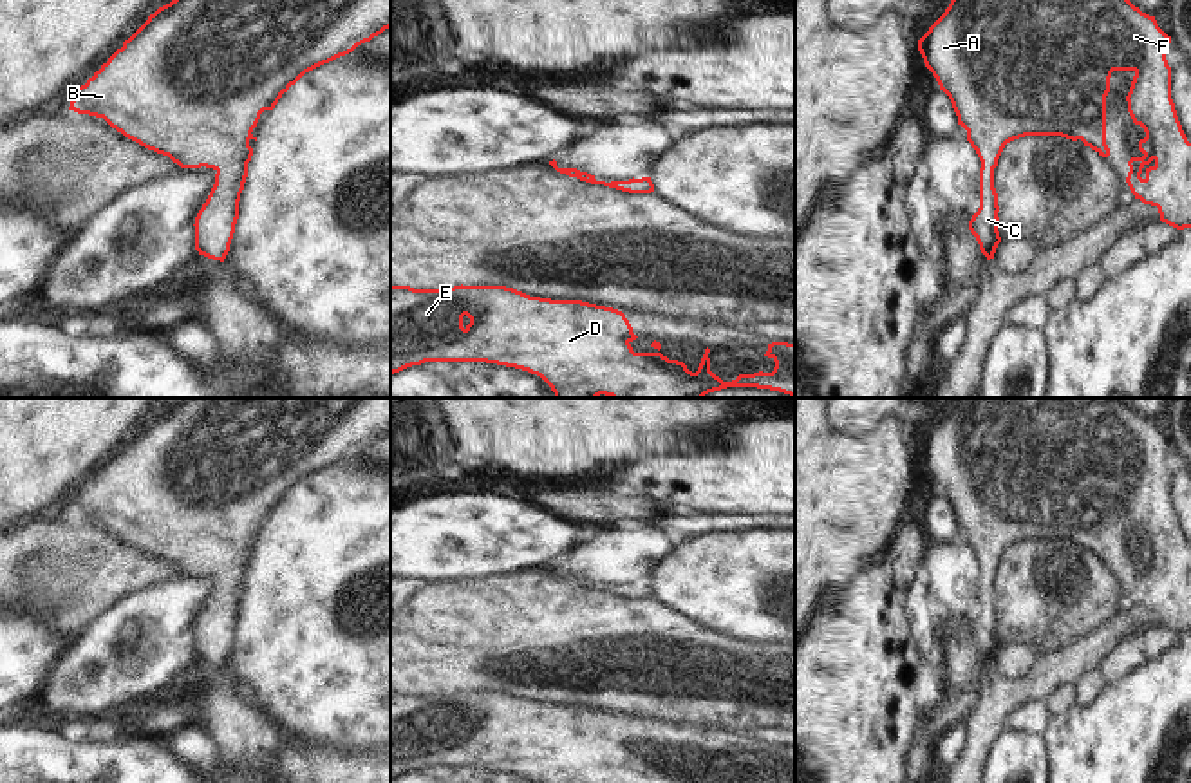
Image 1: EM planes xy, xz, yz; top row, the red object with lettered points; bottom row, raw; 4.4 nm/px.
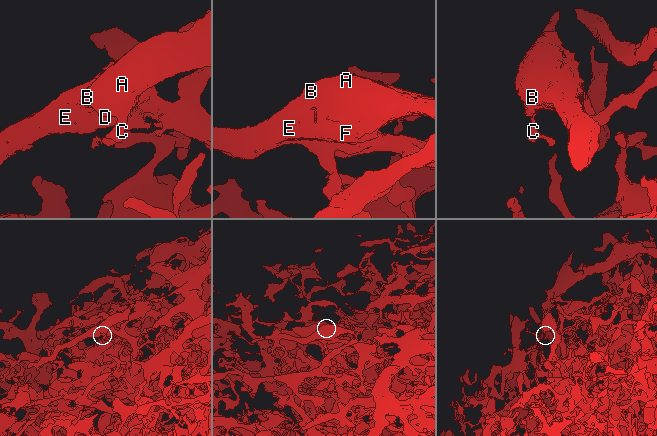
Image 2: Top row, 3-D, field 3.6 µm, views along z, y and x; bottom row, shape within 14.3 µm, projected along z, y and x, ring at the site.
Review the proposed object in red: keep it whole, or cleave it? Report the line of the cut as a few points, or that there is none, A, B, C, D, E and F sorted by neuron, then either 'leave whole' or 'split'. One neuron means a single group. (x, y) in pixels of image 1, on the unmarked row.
cut none; groups A B C D E F; leave whole

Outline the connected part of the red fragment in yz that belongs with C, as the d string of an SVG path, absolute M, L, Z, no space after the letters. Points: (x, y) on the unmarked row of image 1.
M956 398L945 418L918 445L925 472L936 483L967 535L967 546L976 555L980 573L980 613L969 626L987 665L994 664L999 642L999 611L994 593L994 573L1007 548L1025 541L1061 541L1081 544L1099 561L1108 562L1106 501L1113 476L1133 476L1126 501L1128 517L1140 530L1146 542L1139 546L1142 562L1128 566L1126 588L1144 609L1158 613L1160 626L1177 633L1191 633L1191 548L1187 546L1171 505L1171 472L1166 456L1171 448L1155 421L1135 412L1124 398Z

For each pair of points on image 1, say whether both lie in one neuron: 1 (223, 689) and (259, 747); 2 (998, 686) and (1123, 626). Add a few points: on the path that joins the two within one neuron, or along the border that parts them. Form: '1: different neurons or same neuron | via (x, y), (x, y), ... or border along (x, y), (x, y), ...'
1: same neuron | via (225, 704), (226, 715), (244, 733)
2: same neuron | via (1029, 688), (1092, 648)

